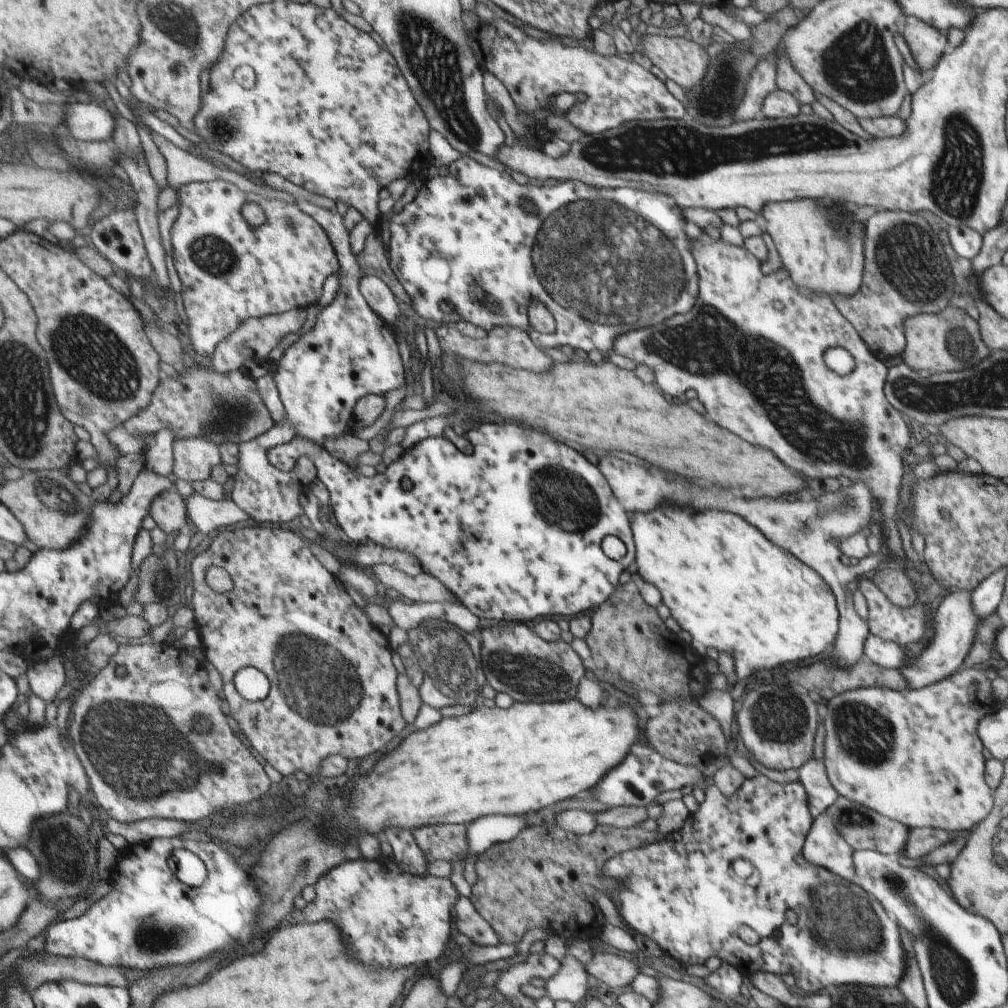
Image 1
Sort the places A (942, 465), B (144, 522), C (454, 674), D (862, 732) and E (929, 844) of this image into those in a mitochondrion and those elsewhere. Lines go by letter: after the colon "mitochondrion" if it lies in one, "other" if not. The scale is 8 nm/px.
A: other
B: other
C: mitochondrion
D: mitochondrion
E: other

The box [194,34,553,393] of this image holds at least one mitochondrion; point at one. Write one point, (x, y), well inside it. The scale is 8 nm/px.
(224, 128)

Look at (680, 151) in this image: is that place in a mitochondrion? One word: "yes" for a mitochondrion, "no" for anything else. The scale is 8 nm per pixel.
yes

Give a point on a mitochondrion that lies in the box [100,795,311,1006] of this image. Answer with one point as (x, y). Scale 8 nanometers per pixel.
(151, 940)

